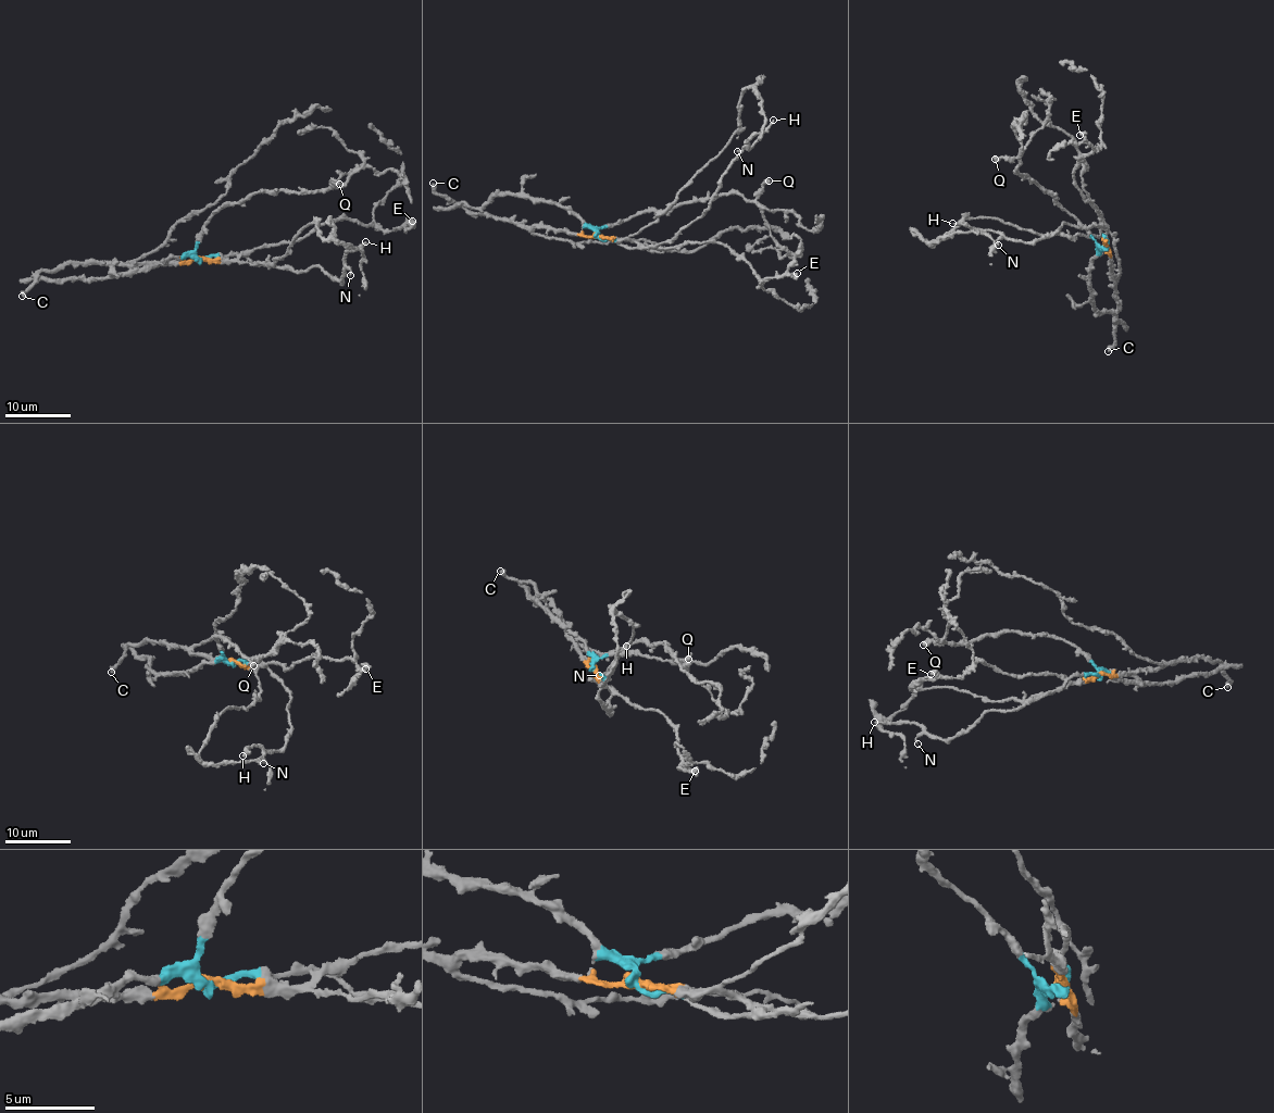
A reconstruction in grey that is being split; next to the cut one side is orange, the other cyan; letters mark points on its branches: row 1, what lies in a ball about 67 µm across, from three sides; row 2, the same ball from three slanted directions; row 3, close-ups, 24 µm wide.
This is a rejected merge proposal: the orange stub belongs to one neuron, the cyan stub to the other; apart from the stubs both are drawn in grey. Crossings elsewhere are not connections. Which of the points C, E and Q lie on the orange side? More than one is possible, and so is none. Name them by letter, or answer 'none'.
C, E

